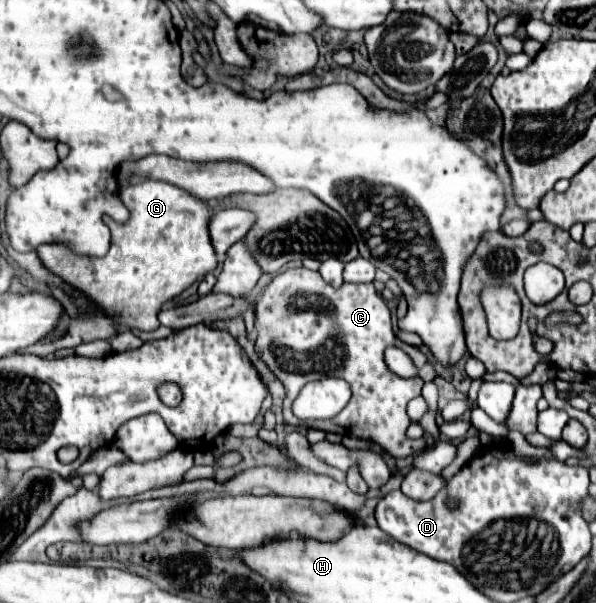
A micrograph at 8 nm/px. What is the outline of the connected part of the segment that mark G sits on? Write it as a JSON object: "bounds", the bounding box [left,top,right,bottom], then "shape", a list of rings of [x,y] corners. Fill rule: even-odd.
{"bounds":[37,180,217,332],"shape":[[[143,180],[135,186],[121,188],[119,198],[129,208],[131,218],[119,224],[105,216],[105,224],[111,230],[111,250],[107,256],[75,256],[57,244],[37,246],[37,256],[49,272],[83,292],[117,326],[149,332],[159,326],[157,312],[161,304],[173,300],[195,280],[215,270],[217,258],[207,230],[213,208],[177,186],[157,180]]]}

